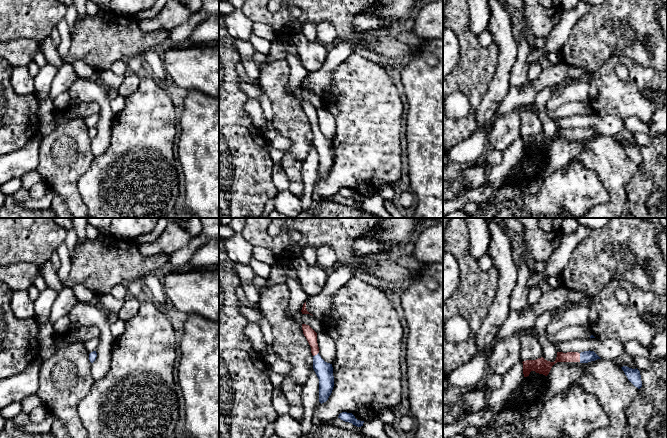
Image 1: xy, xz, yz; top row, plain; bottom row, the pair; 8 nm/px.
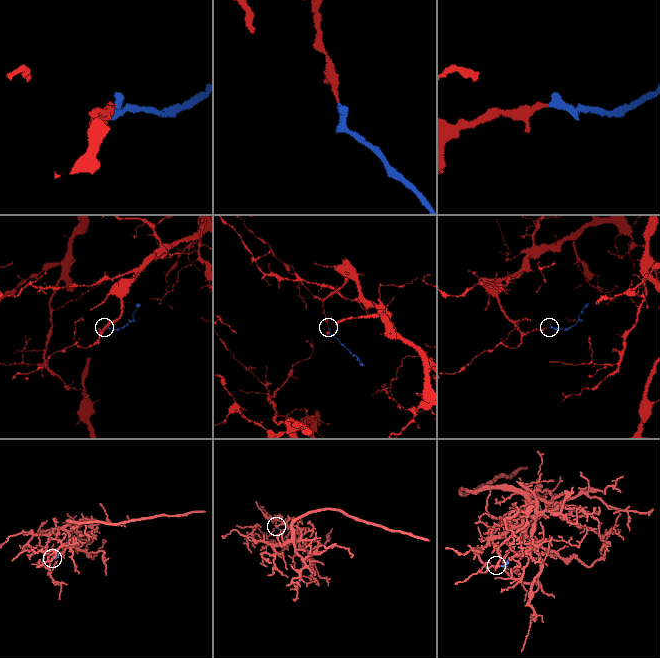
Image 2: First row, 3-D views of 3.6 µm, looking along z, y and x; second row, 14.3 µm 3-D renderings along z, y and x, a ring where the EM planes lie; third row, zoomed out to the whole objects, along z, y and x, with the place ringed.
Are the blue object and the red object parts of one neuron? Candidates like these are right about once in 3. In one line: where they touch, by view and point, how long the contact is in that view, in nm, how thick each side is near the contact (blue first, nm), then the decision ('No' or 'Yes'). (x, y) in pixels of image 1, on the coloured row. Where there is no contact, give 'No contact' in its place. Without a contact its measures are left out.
Touches blue at yz (580, 357). Shared border 70 nm. Thickness 100 nm (blue) against 80 nm. Yes

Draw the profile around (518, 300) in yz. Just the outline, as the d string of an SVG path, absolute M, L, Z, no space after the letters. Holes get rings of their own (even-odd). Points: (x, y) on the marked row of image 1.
M520 254L517 259L518 281L510 296L510 310L521 311L528 305L527 281L535 276L537 272L532 269L532 264L525 254Z

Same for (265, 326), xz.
M260 312L260 314L261 314L261 318L260 318L260 321L258 324L261 328L261 332L263 334L263 337L264 337L266 344L268 346L271 346L272 342L273 342L273 334L271 331L271 325L261 312Z

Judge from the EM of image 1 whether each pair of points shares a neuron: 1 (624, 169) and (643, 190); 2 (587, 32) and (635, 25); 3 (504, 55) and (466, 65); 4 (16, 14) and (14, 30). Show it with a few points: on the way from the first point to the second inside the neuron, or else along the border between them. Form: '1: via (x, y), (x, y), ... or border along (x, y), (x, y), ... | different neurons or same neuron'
1: border along (639, 165), (638, 171), (627, 186), (626, 201) | different neurons
2: via (599, 32), (607, 29), (625, 29) | same neuron
3: border along (494, 42), (498, 60), (491, 80) | different neurons
4: via (14, 18), (14, 26) | same neuron

